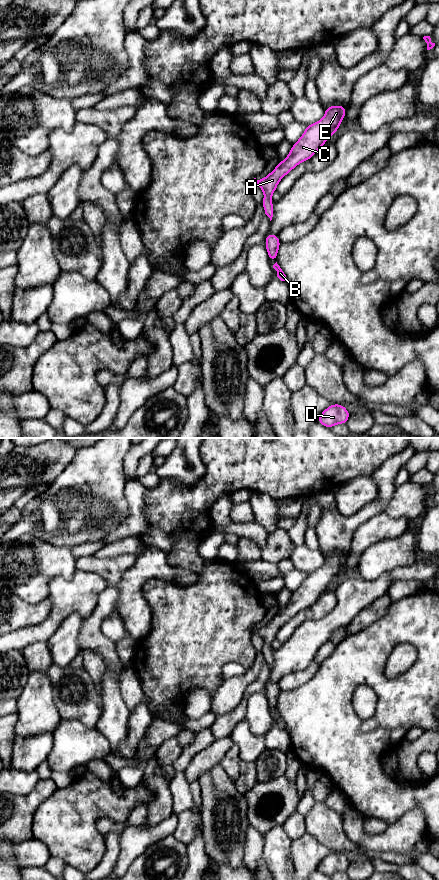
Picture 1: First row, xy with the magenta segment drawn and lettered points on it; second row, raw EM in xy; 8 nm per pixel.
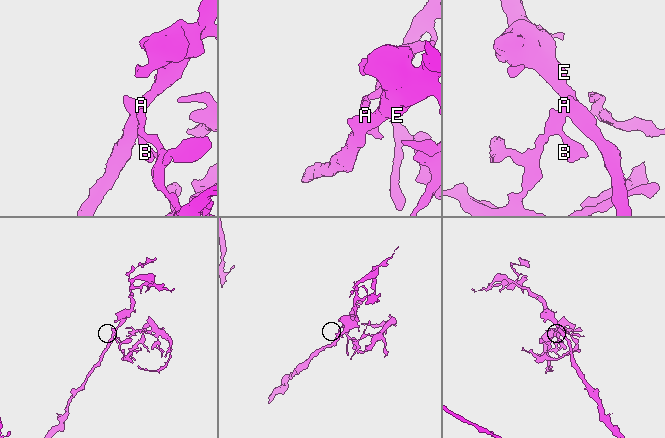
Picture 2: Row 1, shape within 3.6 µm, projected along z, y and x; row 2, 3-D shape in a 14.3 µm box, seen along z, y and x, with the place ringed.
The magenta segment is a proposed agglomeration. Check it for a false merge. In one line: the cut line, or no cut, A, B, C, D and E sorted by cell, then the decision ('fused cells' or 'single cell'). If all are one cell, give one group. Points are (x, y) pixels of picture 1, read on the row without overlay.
cut in xy along (265, 643), (270, 645); A C E / B D; fused cells

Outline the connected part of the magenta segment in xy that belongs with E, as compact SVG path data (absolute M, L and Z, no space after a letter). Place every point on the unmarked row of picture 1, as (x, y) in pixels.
M341 553L326 555L324 565L306 574L302 584L292 593L288 604L265 626L260 628L254 626L253 632L257 631L264 643L271 645L284 624L300 611L312 606L328 586L338 579L346 559L347 555Z

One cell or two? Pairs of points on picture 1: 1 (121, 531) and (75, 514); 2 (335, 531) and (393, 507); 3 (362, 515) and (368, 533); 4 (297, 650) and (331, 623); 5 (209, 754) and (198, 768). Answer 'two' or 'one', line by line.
1: two
2: two
3: two
4: one
5: one

